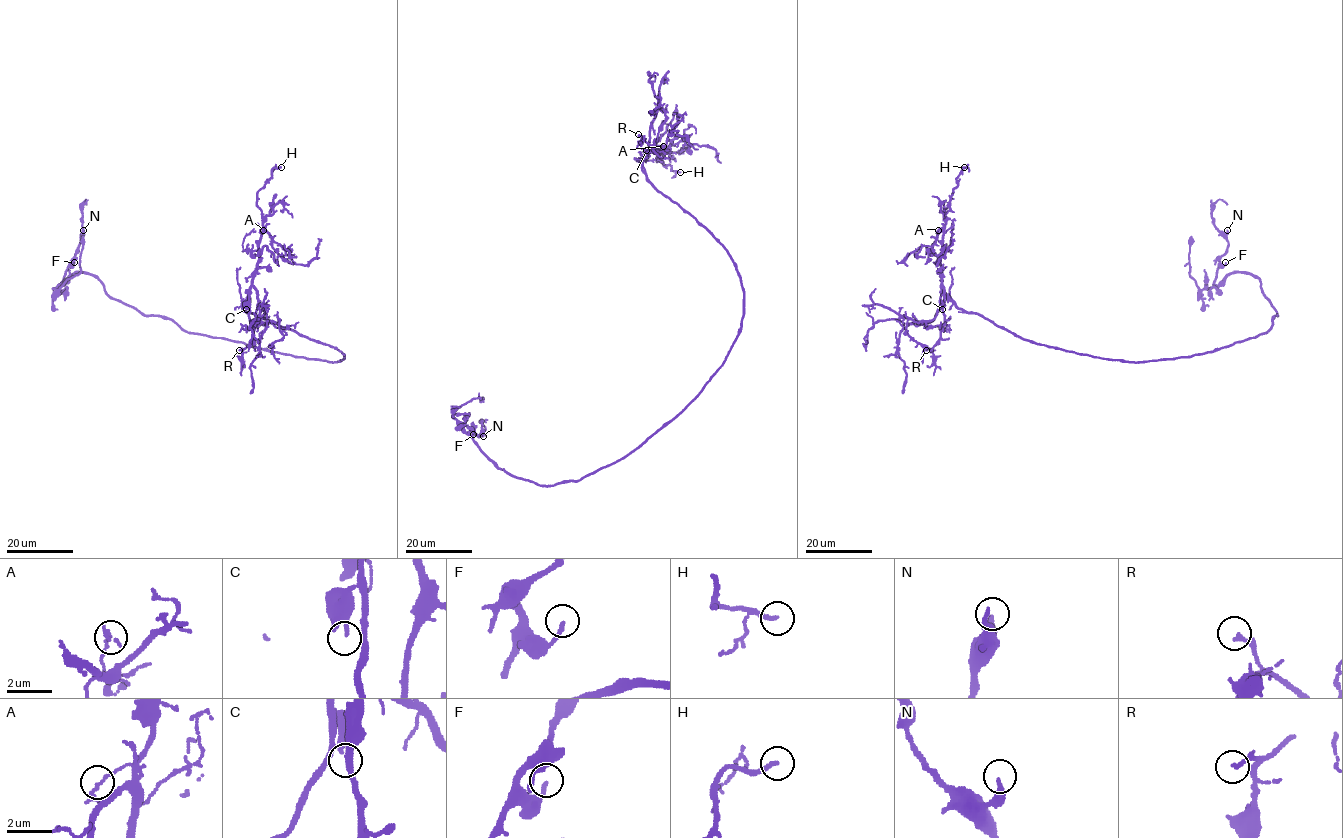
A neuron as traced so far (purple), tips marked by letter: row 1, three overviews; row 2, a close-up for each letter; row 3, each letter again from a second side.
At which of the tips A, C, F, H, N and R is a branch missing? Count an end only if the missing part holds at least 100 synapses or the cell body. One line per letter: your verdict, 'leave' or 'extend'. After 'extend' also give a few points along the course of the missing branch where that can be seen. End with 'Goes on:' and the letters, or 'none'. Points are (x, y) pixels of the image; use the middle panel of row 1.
A: leave
C: leave
F: leave
H: leave
N: leave
R: leave
Goes on: none

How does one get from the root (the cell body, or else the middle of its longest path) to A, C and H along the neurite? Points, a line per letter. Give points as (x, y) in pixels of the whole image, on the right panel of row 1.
A: (1165, 358), (1127, 362), (1076, 353), (1031, 342), (976, 313), (965, 312), (942, 289), (943, 228), (938, 230)
C: (1165, 358), (1127, 362), (1031, 342), (976, 313), (965, 312), (943, 293), (940, 298), (942, 309)
H: (1165, 358), (1127, 362), (1037, 344), (959, 308), (942, 289), (940, 257), (945, 209), (964, 167)

